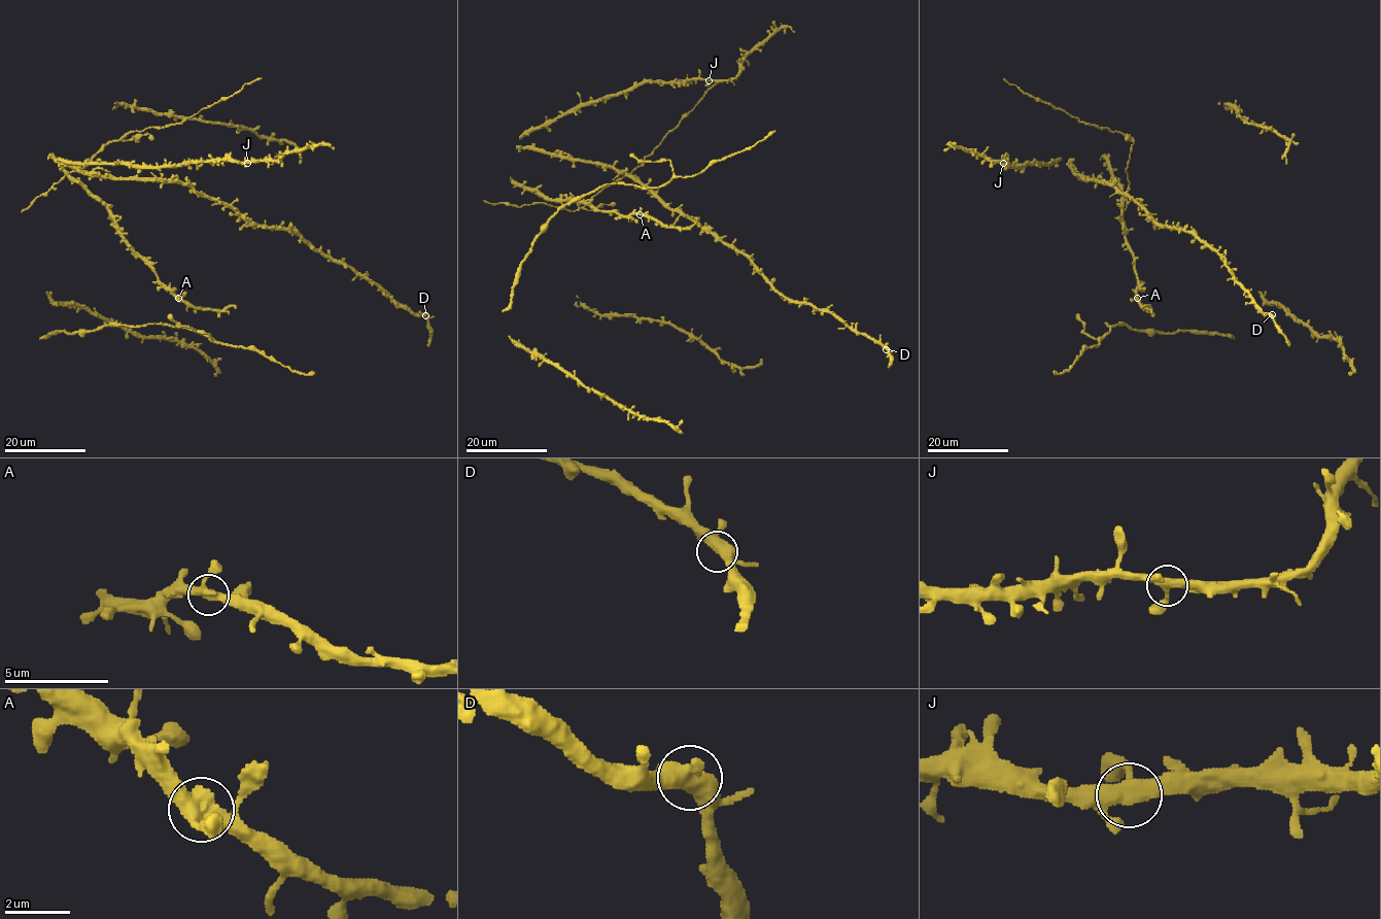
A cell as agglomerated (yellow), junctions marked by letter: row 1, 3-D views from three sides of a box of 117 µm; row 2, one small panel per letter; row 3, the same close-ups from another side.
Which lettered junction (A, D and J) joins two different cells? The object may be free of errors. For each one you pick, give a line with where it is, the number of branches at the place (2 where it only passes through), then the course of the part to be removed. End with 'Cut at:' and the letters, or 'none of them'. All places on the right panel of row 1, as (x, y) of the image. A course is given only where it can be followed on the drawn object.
Cut at: none of them

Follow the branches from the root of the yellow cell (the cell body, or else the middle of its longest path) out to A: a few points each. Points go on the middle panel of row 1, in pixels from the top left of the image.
A: (567, 200), (583, 201), (602, 211), (640, 214)

